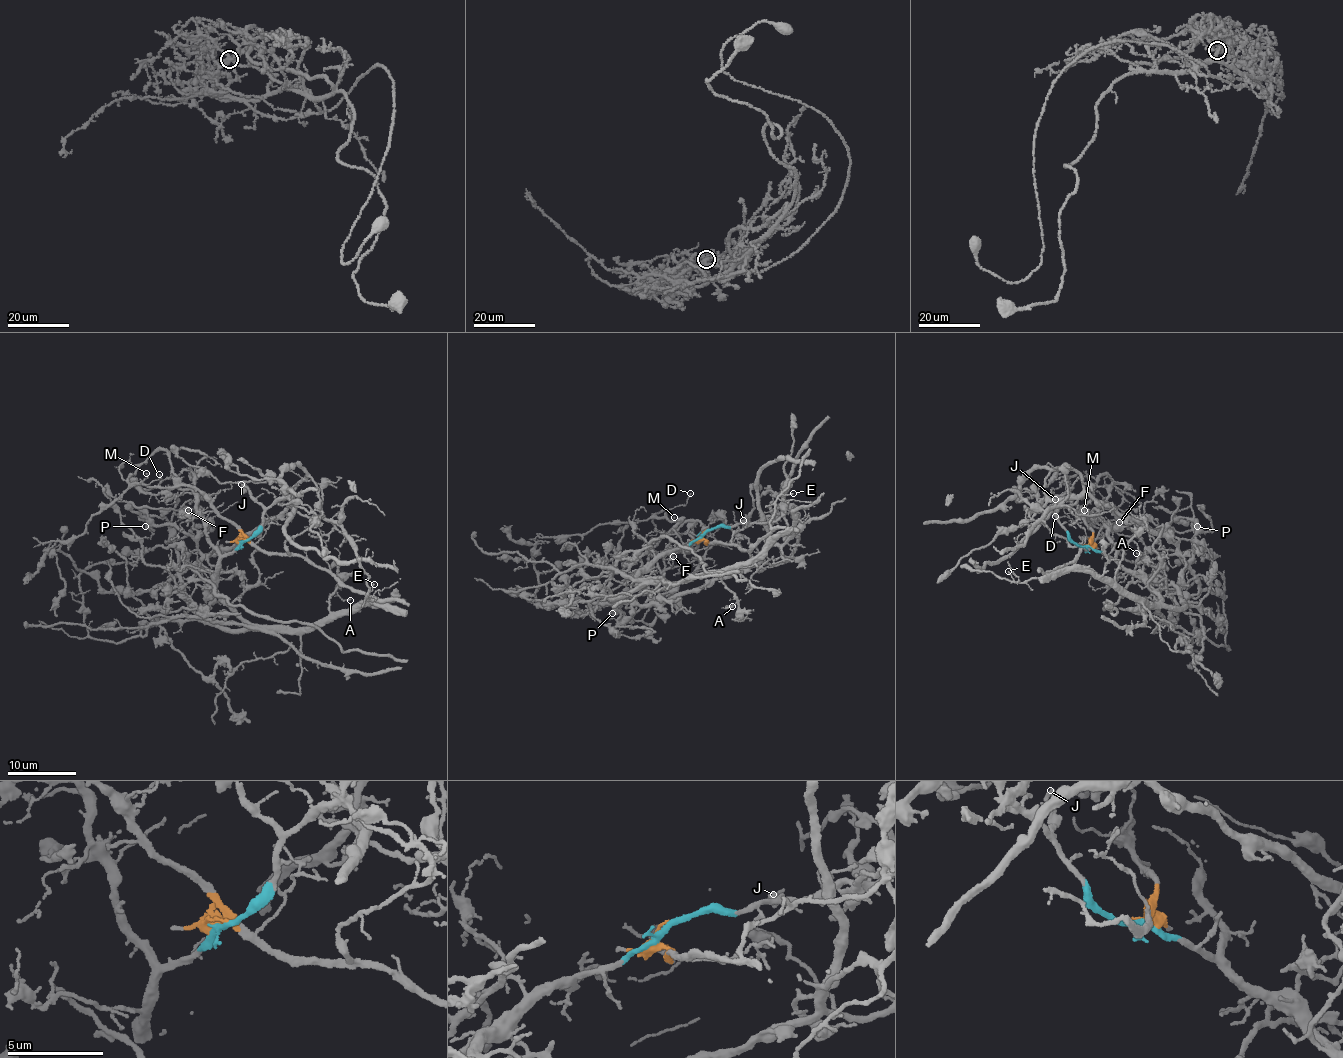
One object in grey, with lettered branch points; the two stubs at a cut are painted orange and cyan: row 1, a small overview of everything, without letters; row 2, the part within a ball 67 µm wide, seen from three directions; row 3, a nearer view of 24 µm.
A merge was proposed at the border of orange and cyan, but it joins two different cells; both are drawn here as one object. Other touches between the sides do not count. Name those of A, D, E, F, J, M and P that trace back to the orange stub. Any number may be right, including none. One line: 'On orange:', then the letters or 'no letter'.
On orange: D, E, M

